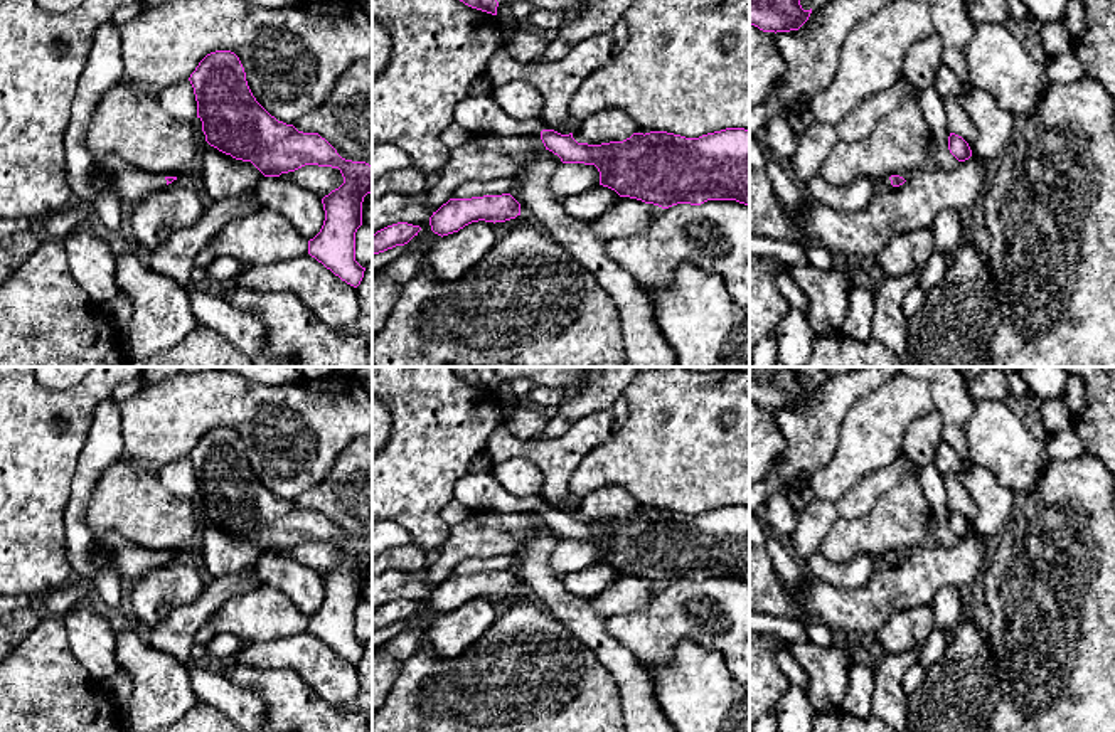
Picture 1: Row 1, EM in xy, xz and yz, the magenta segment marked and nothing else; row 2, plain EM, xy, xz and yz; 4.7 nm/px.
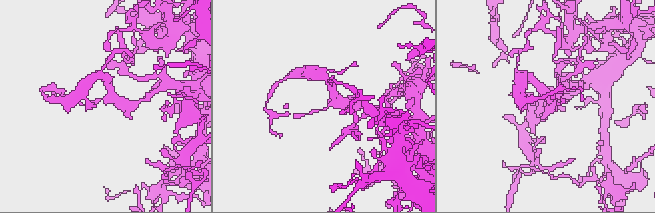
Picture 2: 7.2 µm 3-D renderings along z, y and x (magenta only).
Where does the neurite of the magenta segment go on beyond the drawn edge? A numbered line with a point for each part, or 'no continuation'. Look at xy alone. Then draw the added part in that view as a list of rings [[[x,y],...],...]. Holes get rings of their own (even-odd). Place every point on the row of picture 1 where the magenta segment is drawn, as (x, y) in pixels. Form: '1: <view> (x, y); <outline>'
1: xy (112, 175); [[[115,153],[93,158],[89,183],[104,195],[126,205],[136,205],[148,194],[167,185],[163,175],[147,173],[128,165]]]

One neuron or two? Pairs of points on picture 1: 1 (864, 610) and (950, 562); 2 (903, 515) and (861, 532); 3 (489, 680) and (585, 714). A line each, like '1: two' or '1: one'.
1: one
2: one
3: one

